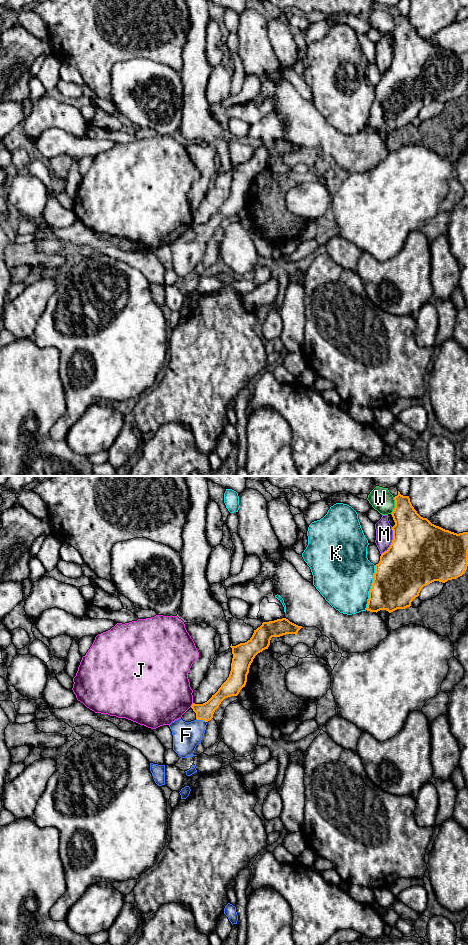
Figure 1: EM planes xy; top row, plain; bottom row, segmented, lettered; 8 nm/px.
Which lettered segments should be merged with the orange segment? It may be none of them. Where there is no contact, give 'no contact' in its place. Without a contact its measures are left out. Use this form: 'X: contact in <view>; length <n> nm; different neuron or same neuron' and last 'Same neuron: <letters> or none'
F: contact in xy; length 90 nm; same neuron
J: contact in xy; length 40 nm; different neuron
K: contact in xy; length 360 nm; different neuron
M: contact in xy; length 240 nm; different neuron
W: contact in xy; length 150 nm; different neuron
Same neuron: F

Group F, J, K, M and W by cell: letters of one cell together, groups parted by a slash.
F / J / K / M / W

